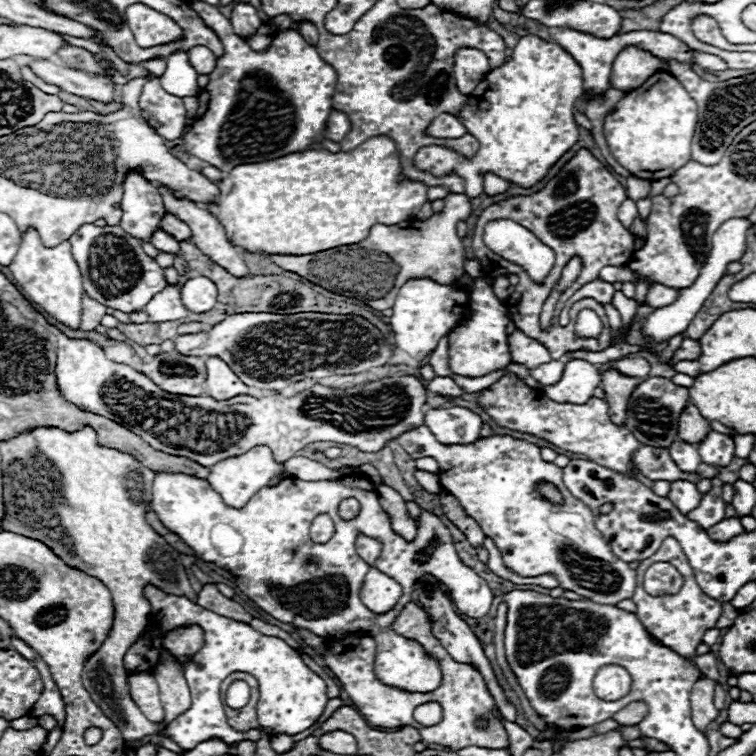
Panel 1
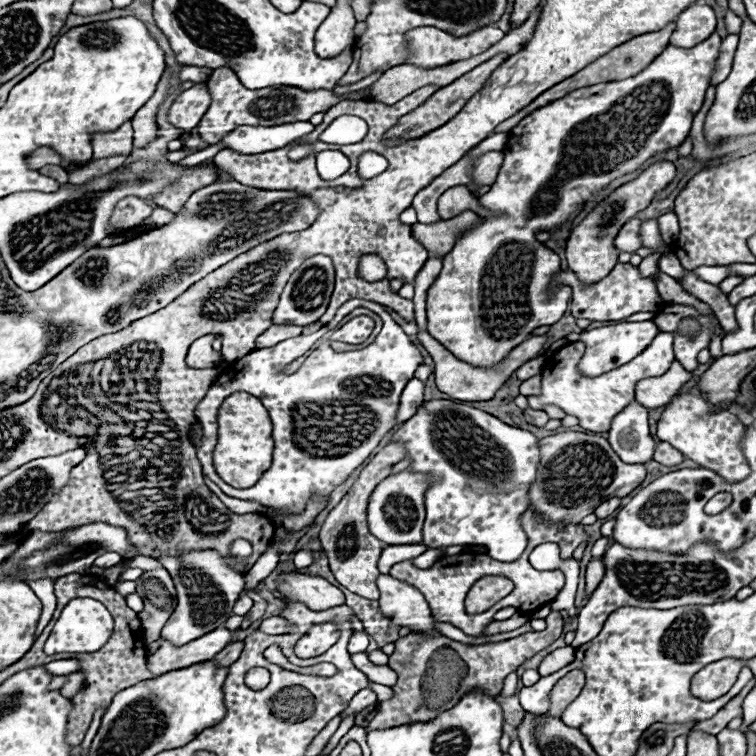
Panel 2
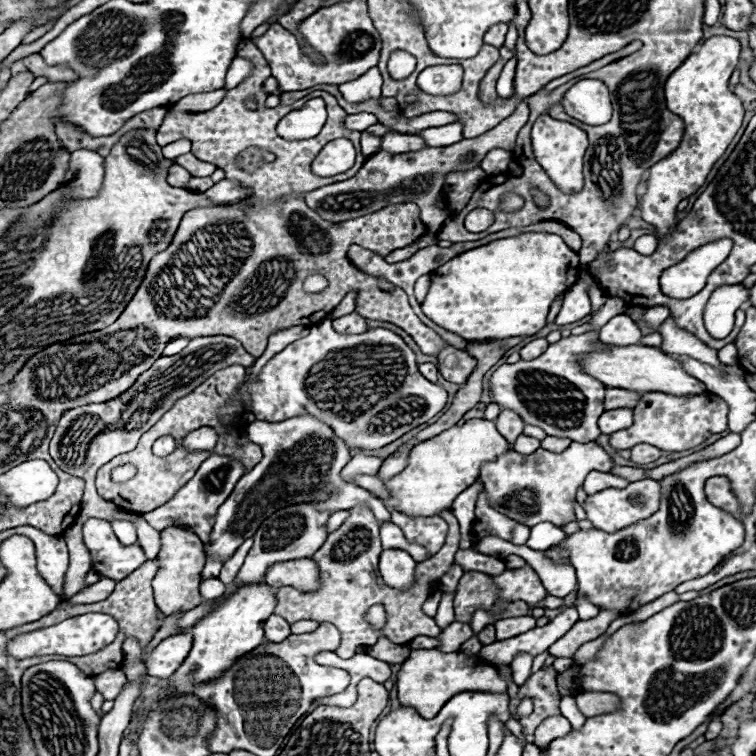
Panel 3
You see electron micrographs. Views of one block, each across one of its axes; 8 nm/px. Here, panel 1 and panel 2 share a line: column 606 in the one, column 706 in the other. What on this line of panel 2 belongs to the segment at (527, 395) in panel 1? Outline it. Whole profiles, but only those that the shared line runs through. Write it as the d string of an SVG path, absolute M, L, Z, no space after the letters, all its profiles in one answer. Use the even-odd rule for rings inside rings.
M676 394L672 398L672 404L666 408L662 418L658 420L658 432L656 436L662 442L672 444L680 452L684 452L686 458L694 460L702 468L712 468L716 474L720 474L726 482L740 482L750 474L748 462L740 450L740 442L744 436L744 424L738 420L736 414L724 410L710 414L710 406L694 394Z

